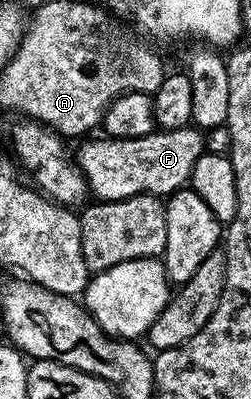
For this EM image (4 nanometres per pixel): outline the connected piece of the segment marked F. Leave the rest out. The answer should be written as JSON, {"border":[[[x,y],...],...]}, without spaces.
{"border":[[[197,127],[158,129],[143,137],[107,137],[83,140],[76,164],[86,179],[87,190],[98,201],[119,201],[132,195],[152,193],[165,198],[189,182],[192,167],[204,151],[204,133]]]}

